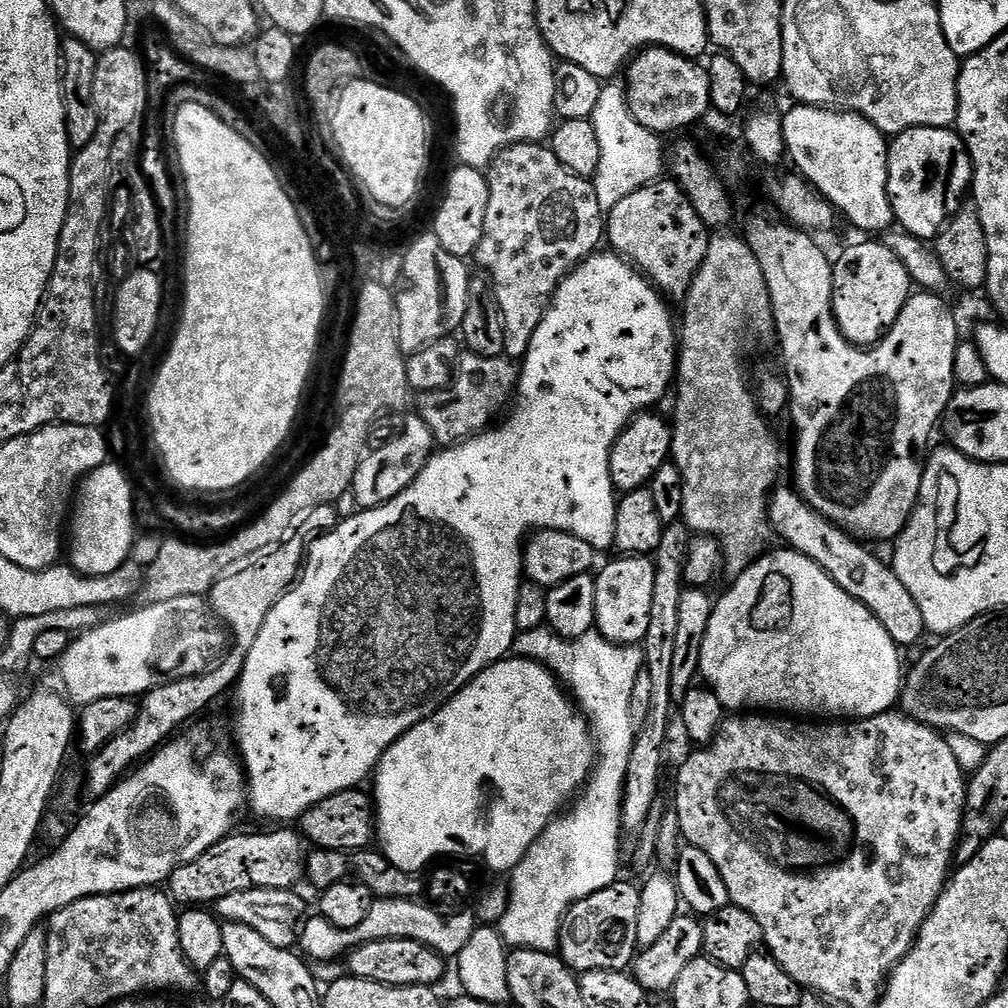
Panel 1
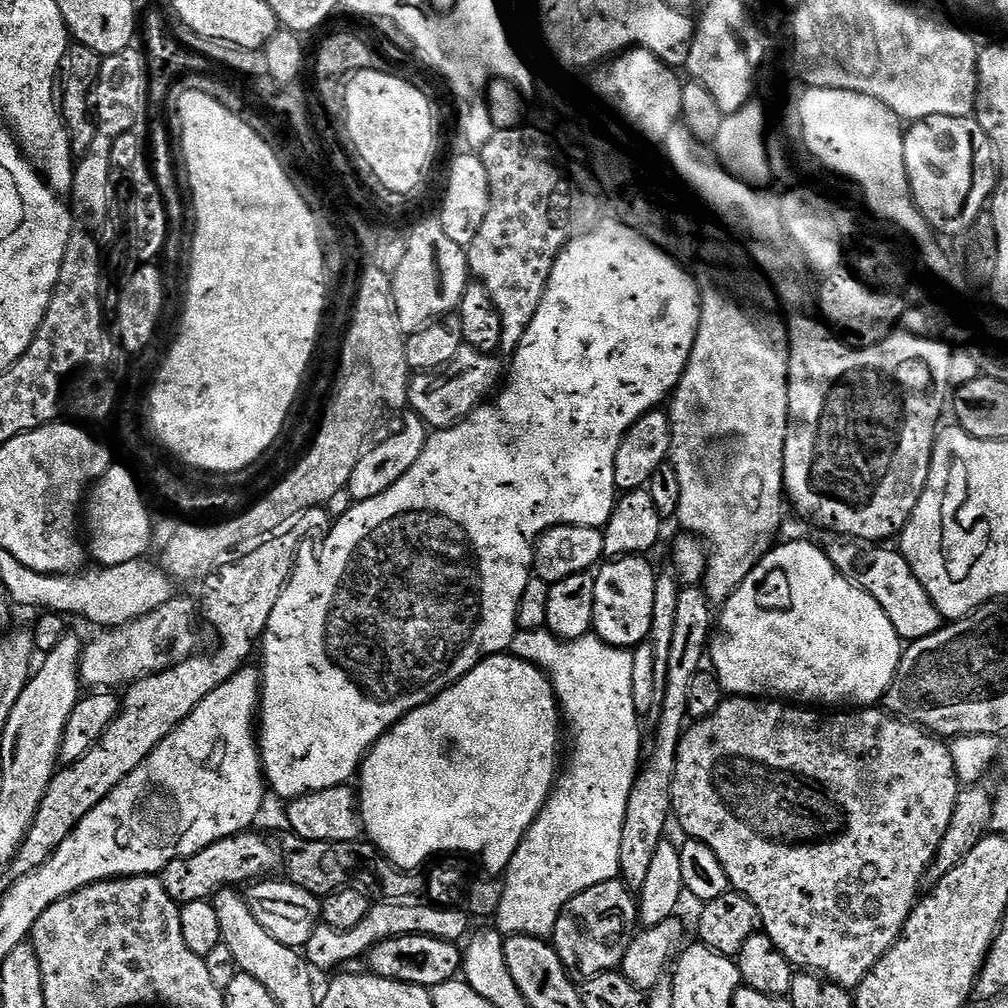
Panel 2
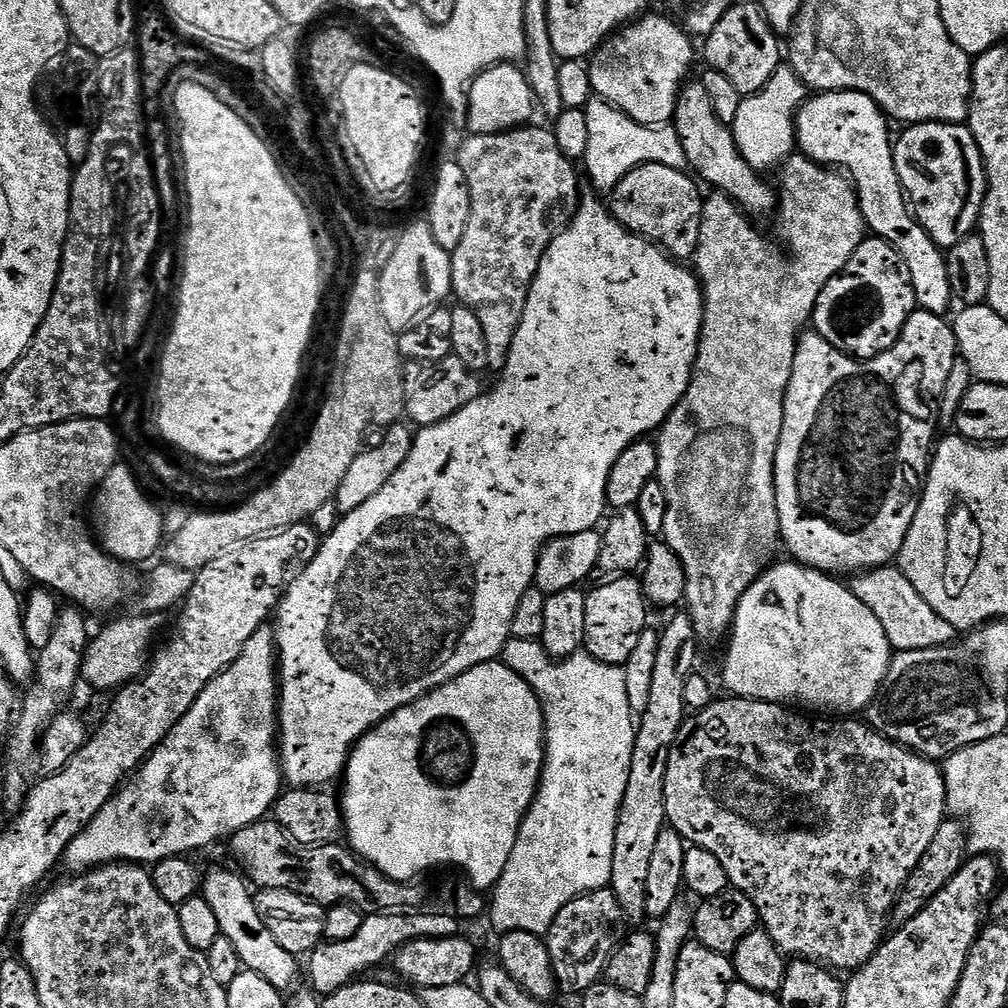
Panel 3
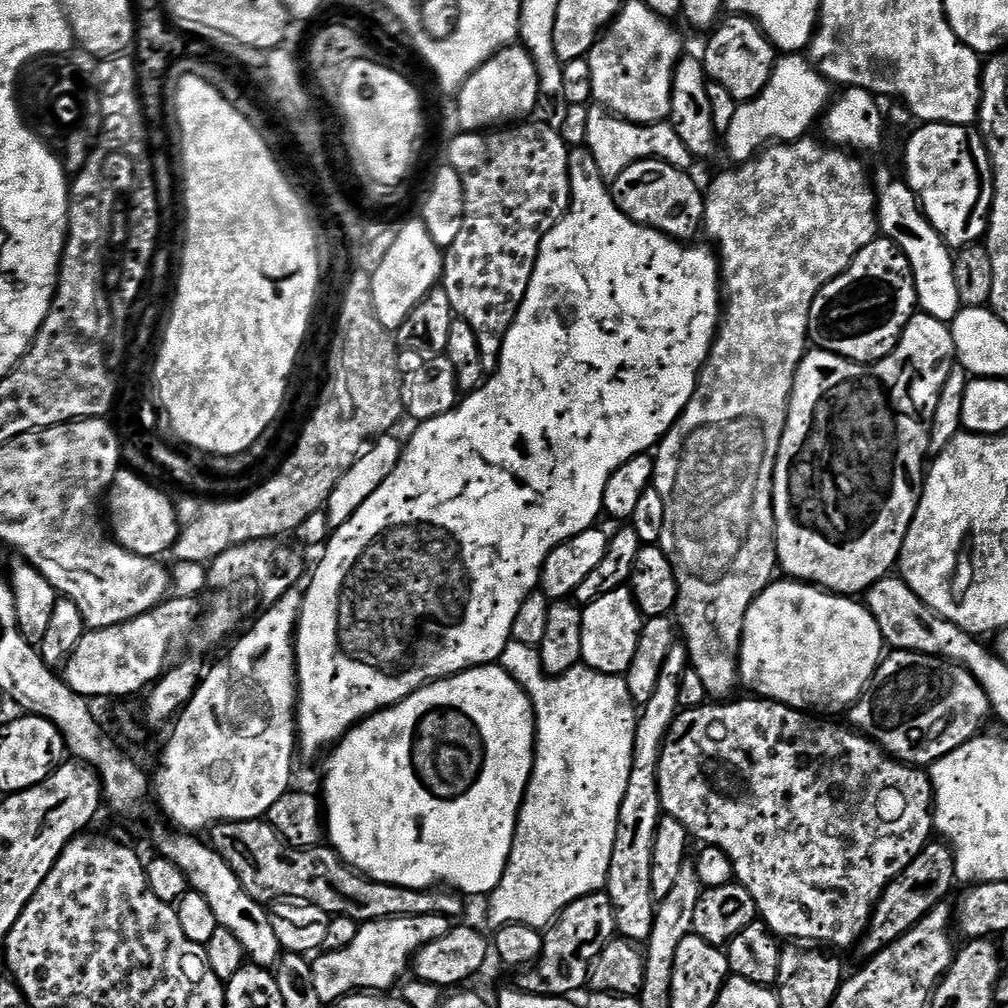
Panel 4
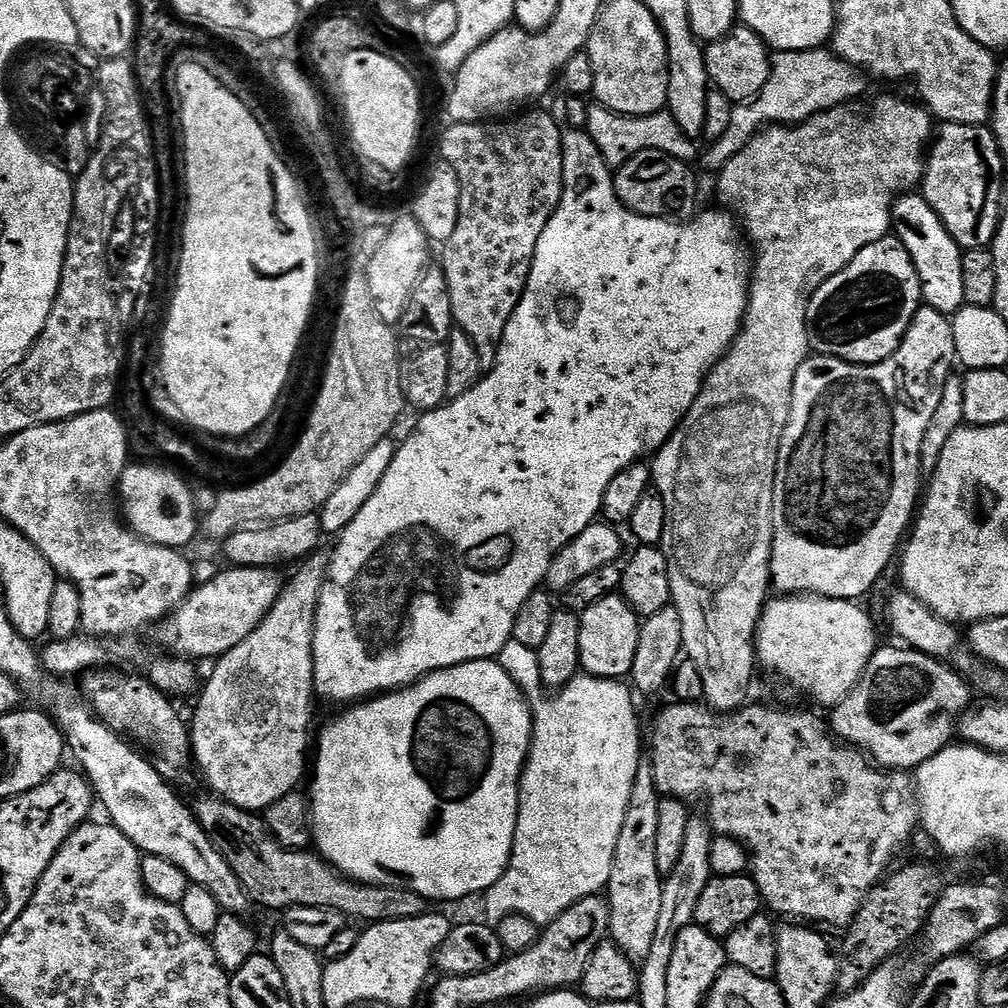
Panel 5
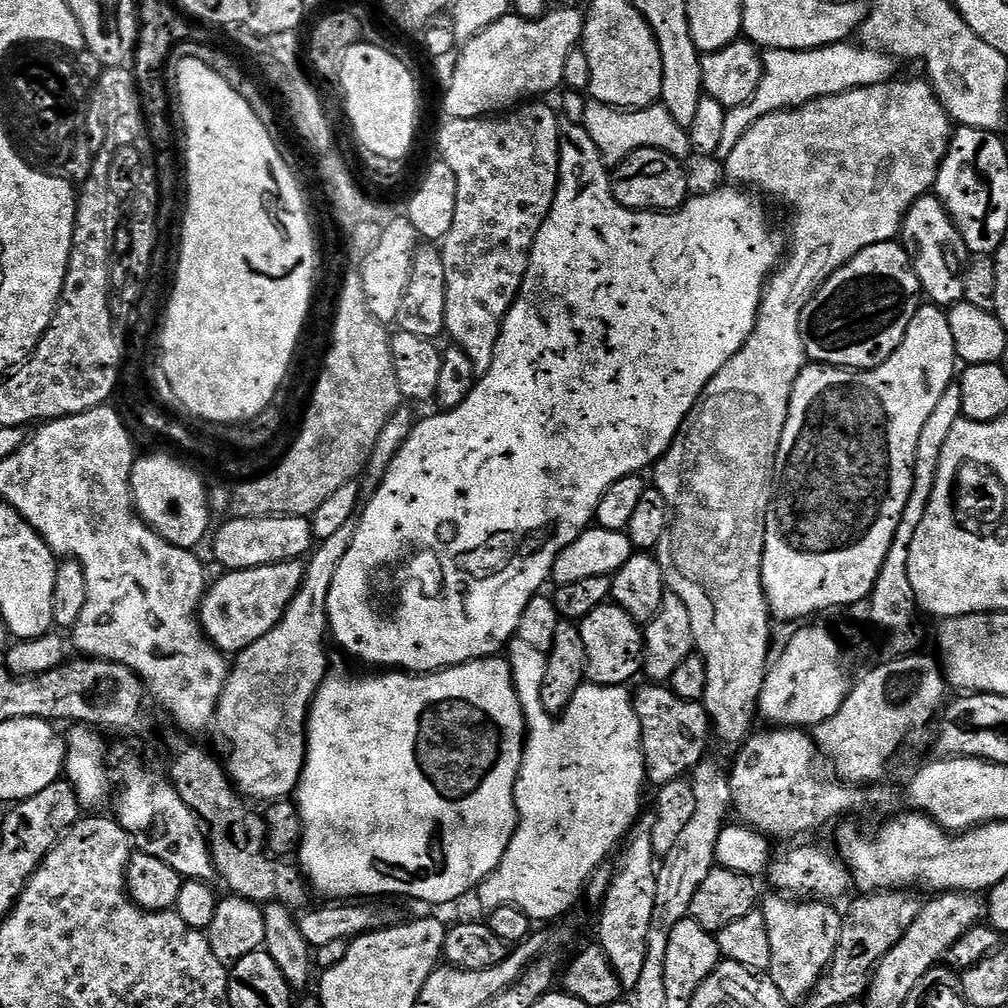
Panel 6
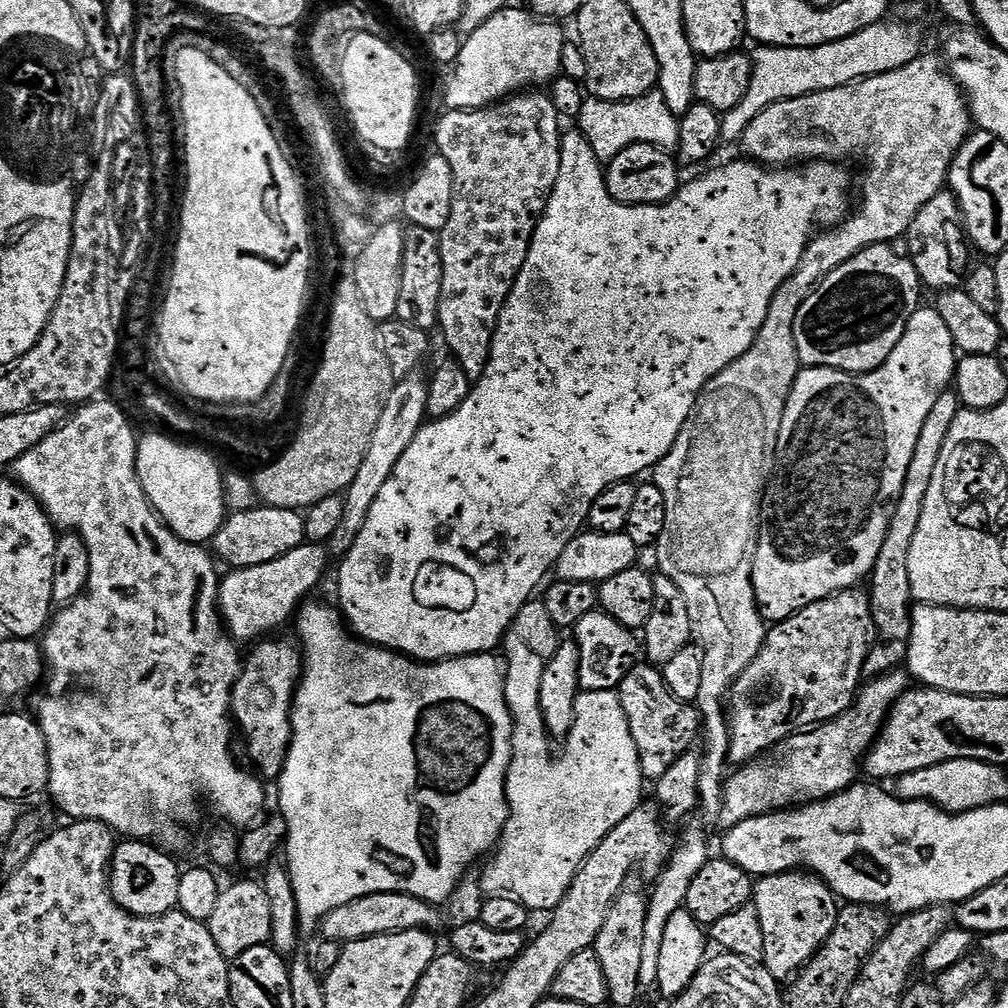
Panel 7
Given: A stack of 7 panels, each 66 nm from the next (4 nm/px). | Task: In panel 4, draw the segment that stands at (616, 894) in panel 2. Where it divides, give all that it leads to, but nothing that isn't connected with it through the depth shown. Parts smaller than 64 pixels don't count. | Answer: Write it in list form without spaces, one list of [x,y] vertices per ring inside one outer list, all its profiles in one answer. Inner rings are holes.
[[[607,891],[595,892],[589,896],[570,902],[561,910],[560,915],[552,921],[543,933],[542,954],[534,965],[536,976],[524,976],[518,980],[518,987],[523,992],[532,992],[535,996],[571,997],[572,992],[587,989],[590,984],[592,966],[598,954],[606,950],[611,940],[617,939],[614,906]]]

